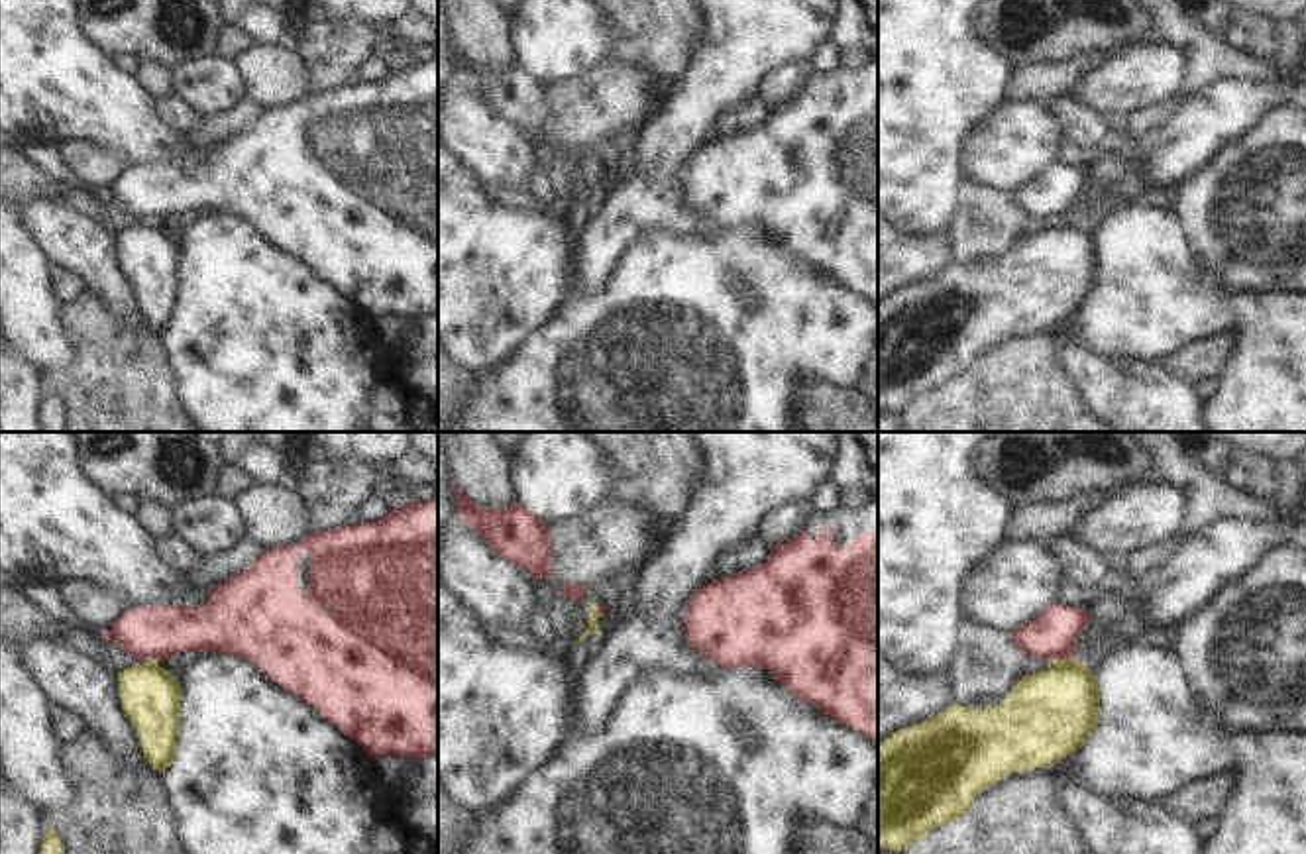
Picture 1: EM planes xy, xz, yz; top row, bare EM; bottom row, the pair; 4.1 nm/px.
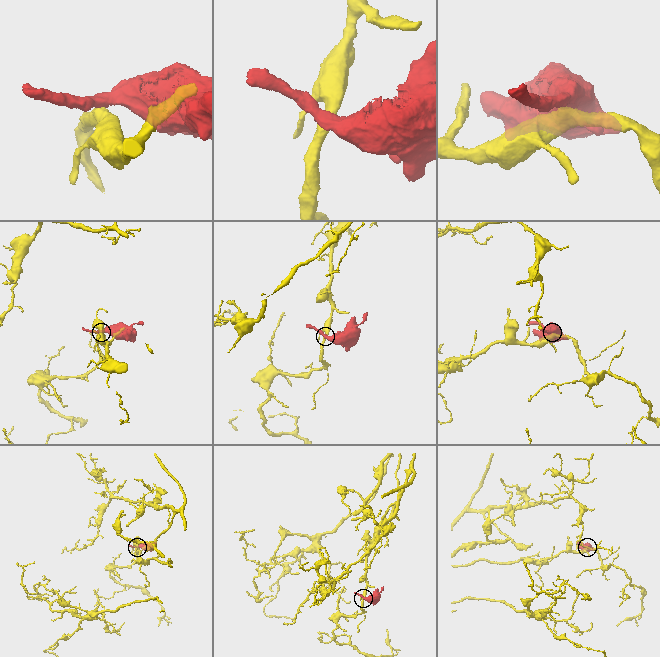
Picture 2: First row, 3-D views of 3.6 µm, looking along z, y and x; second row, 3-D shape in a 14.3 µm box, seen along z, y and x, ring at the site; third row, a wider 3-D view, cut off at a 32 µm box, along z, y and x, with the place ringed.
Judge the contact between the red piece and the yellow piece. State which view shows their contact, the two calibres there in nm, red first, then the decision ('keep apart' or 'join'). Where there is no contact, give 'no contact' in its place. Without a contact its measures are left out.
yz | 200/360 nm | keep apart

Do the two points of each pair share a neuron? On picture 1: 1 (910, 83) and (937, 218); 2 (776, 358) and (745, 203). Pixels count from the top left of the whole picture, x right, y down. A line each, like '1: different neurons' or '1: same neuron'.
1: same neuron
2: different neurons

